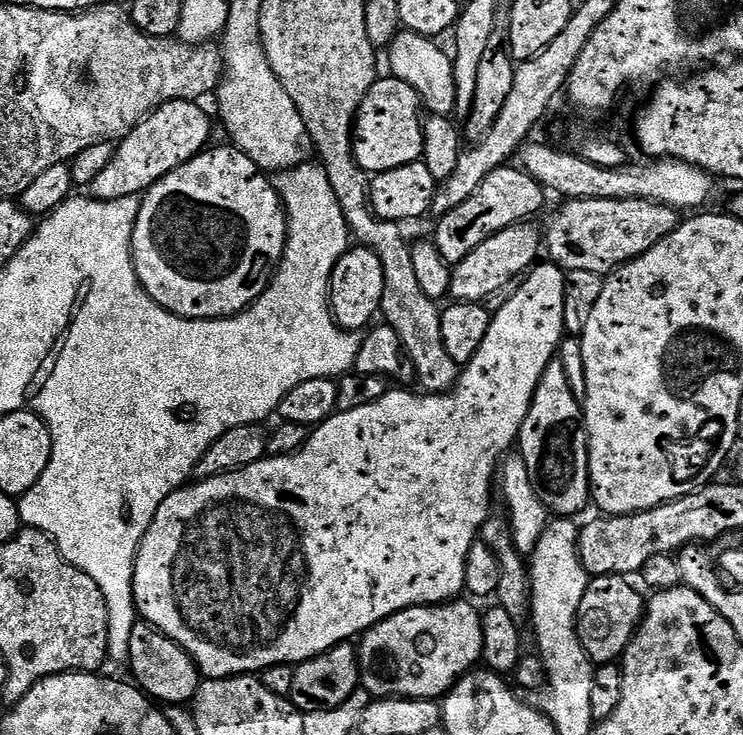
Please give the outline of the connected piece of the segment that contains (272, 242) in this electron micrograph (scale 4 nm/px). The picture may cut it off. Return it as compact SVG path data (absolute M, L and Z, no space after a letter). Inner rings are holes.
M235 146L227 147L209 147L190 162L178 166L178 170L163 176L153 188L143 193L140 213L132 231L132 261L136 267L136 277L140 279L140 285L148 291L151 300L161 304L167 312L173 312L174 315L182 316L185 320L219 320L226 316L235 316L243 312L245 308L251 308L276 275L288 241L288 217L284 215L284 205L275 183L246 153Z

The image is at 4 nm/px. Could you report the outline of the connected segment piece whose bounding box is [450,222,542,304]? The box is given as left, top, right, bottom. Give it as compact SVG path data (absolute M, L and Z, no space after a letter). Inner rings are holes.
M528 222L511 224L506 230L486 238L486 242L482 242L482 246L474 246L474 250L470 250L470 254L466 254L466 258L462 258L462 262L452 269L451 299L466 304L484 302L487 301L487 296L492 296L495 292L502 291L508 283L511 285L517 278L523 277L537 263L538 257L536 255L539 252L541 255L542 252L541 233L539 231L535 232L530 225L531 223Z

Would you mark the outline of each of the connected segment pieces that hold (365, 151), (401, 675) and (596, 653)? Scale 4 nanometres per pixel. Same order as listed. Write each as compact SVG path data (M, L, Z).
M395 78L377 79L356 112L352 149L363 172L375 174L394 170L424 155L424 126L420 95L406 82Z
M460 598L455 602L403 609L363 633L358 644L363 691L368 691L369 697L372 698L405 696L411 700L436 700L451 692L456 681L471 673L481 663L484 655L482 646L484 622L481 613L479 611L476 613L477 605L467 602L472 603Z
M593 576L589 579L582 606L576 615L576 629L593 665L619 661L628 649L628 643L635 638L636 629L644 618L645 597L640 597L639 590L630 581L623 576Z

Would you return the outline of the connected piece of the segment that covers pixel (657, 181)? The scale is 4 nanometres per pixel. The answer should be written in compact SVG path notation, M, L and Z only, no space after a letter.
M530 140L528 143L524 144L523 147L520 149L518 153L518 160L521 164L521 167L523 168L523 171L527 172L527 174L531 175L535 181L537 181L539 184L541 184L547 191L554 191L564 197L563 199L569 200L634 200L634 199L642 199L642 200L652 200L652 201L658 201L660 204L664 205L670 205L672 208L675 208L677 210L685 210L684 208L696 208L692 210L698 210L701 208L698 208L706 203L708 203L713 194L714 194L714 183L715 179L713 178L711 173L708 173L704 171L703 168L694 167L690 163L684 163L681 160L669 160L667 158L660 158L653 162L648 162L648 165L646 166L640 166L637 169L636 168L627 168L627 166L621 166L619 168L604 168L604 167L598 167L594 166L593 163L586 162L585 159L582 159L580 156L577 156L573 152L569 152L566 150L563 150L564 152L560 152L546 144L542 144L540 142L535 142L535 140Z

